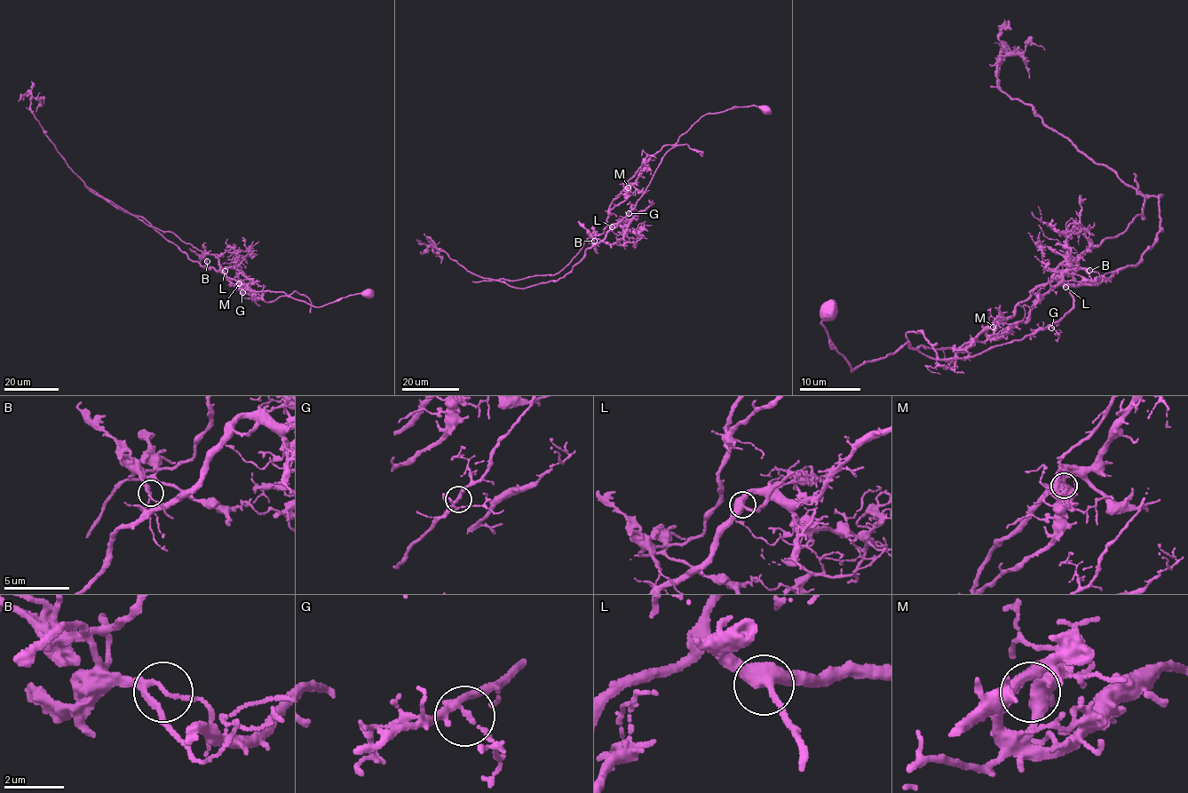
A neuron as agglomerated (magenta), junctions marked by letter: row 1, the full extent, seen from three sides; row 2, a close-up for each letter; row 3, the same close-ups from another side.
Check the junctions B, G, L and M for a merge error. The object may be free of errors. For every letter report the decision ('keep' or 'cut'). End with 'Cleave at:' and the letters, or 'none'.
B: cut
G: keep
L: keep
M: keep
Cleave at: B

